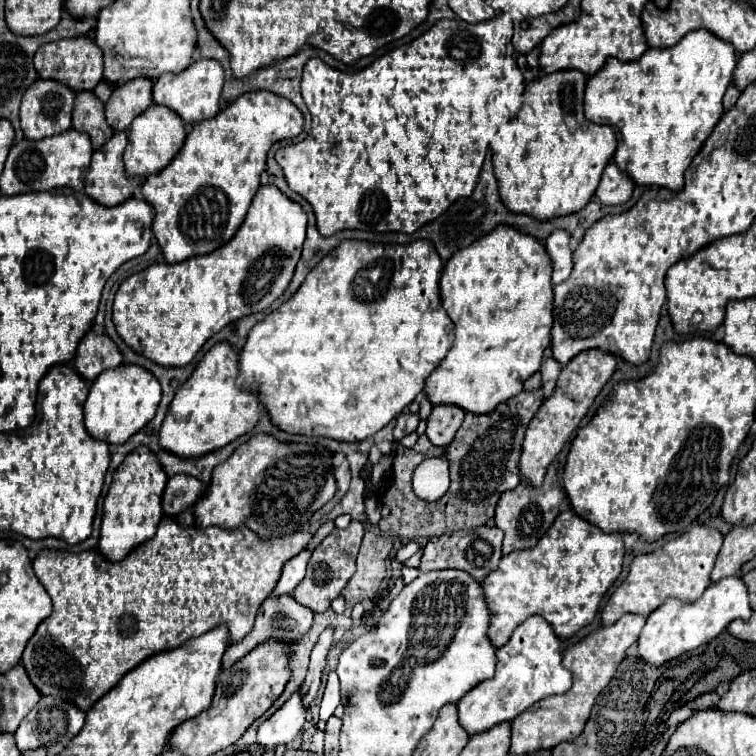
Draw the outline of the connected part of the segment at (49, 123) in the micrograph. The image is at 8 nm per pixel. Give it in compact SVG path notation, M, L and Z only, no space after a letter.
M37 80L21 100L21 130L27 140L43 140L71 128L75 94L55 80Z

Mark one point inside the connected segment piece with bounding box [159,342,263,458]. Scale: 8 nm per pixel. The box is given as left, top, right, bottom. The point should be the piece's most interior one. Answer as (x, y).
(209, 410)

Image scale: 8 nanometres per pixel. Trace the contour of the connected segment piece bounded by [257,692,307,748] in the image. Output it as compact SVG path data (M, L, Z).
M295 692L269 720L257 730L257 744L263 748L275 748L279 744L291 744L305 724L307 710L301 706L299 692Z

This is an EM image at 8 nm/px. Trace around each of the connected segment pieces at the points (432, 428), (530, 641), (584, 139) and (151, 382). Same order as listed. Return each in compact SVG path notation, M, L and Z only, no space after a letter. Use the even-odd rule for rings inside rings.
M435 406L431 416L427 418L427 430L425 430L431 444L447 448L453 442L455 432L463 422L463 416L465 416L463 410L457 406Z
M531 616L519 624L495 656L495 676L469 690L457 702L459 724L469 736L491 730L501 722L511 722L535 702L553 694L565 694L571 688L571 672L561 666L561 640L555 638L553 628L541 616Z
M577 70L553 72L529 82L519 116L497 130L491 140L493 170L507 210L545 222L579 212L593 198L599 178L615 154L617 138L611 126L597 126L585 118L585 84L587 78ZM569 118L577 124L573 132L567 126Z
M119 366L99 374L89 386L89 396L85 400L85 428L87 432L109 444L125 444L133 434L137 434L157 412L161 400L161 386L153 374L139 366Z

